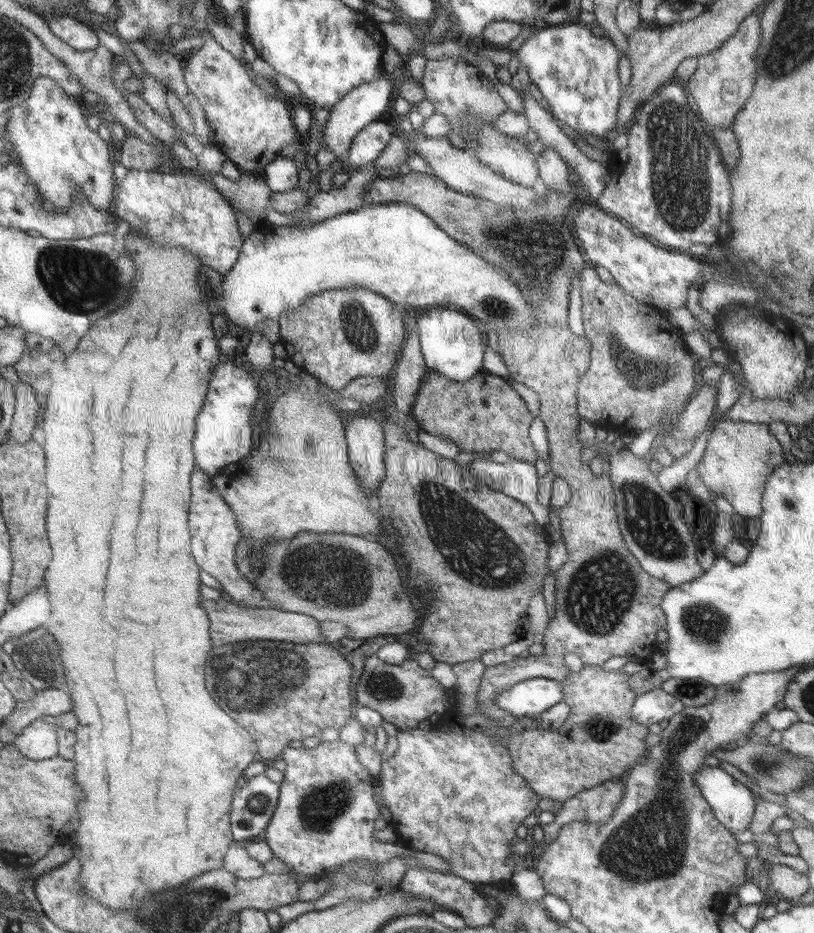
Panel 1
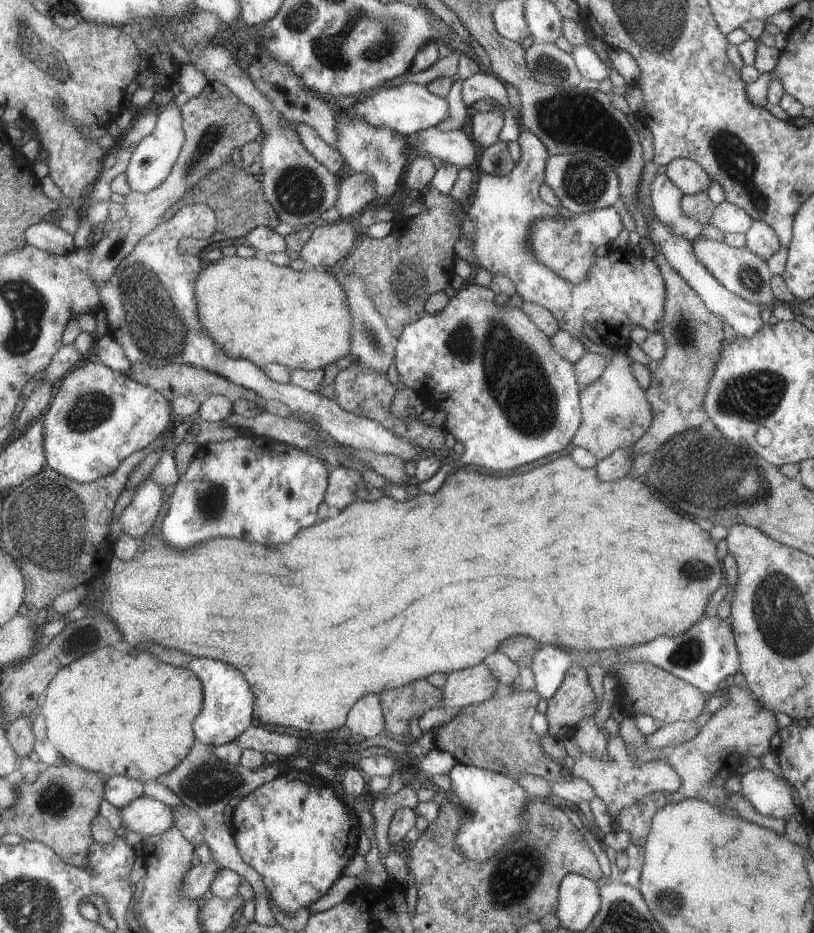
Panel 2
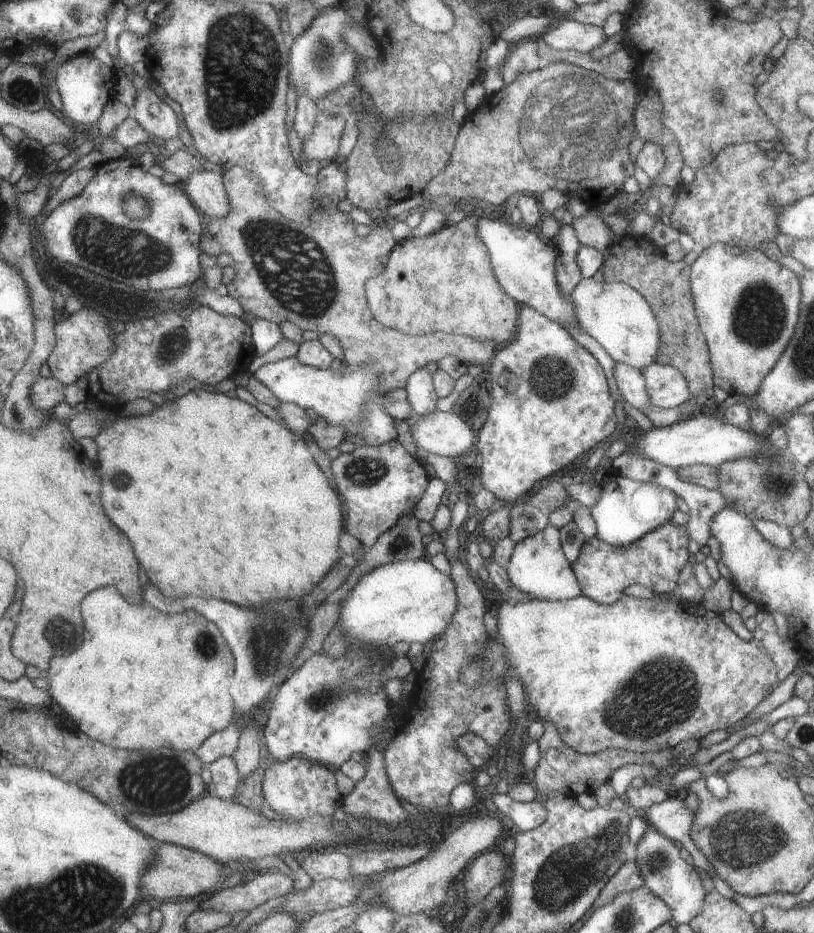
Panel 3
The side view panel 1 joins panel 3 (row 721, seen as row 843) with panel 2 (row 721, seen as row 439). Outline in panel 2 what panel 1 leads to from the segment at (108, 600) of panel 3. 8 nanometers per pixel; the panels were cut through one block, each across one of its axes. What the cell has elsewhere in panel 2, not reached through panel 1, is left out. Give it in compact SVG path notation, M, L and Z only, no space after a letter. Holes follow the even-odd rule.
M106 646L102 649L86 654L65 668L58 670L52 681L46 686L44 692L44 704L40 711L46 721L47 740L57 749L57 752L70 763L80 766L85 770L99 773L107 778L113 776L124 776L142 781L146 784L149 780L158 780L164 774L171 773L188 756L191 749L194 748L195 737L194 722L203 708L203 683L202 680L190 669L175 667L168 663L160 662L160 659L148 651L141 651L130 646L113 647Z

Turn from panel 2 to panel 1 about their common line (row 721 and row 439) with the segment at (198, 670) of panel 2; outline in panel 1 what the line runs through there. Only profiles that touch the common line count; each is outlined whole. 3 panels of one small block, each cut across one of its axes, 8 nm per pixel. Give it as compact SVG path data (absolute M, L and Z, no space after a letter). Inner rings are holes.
M232 360L220 362L211 377L212 390L208 390L208 406L204 406L204 414L198 414L194 440L195 458L209 477L216 476L220 468L231 462L242 461L252 452L254 444L250 414L260 398L258 380L244 368L236 366Z

